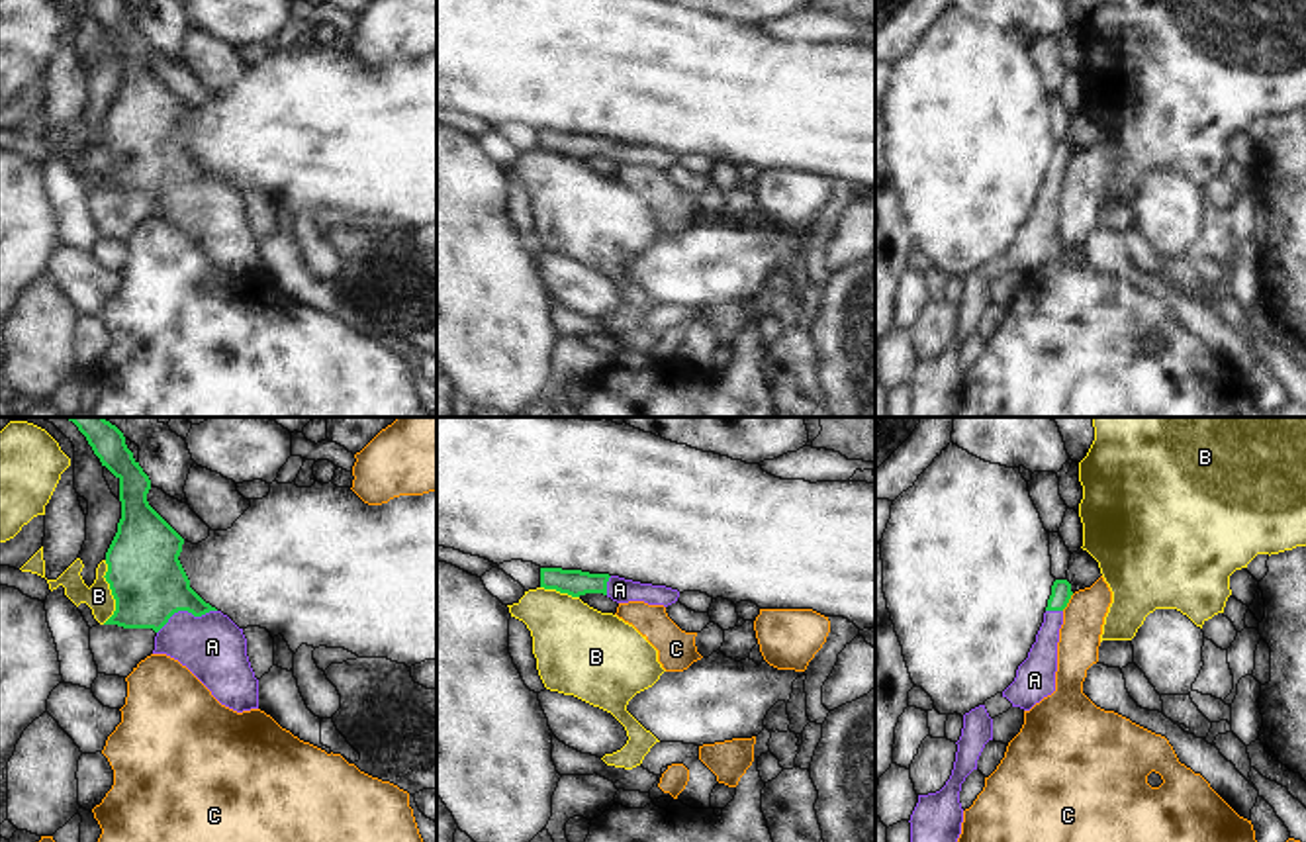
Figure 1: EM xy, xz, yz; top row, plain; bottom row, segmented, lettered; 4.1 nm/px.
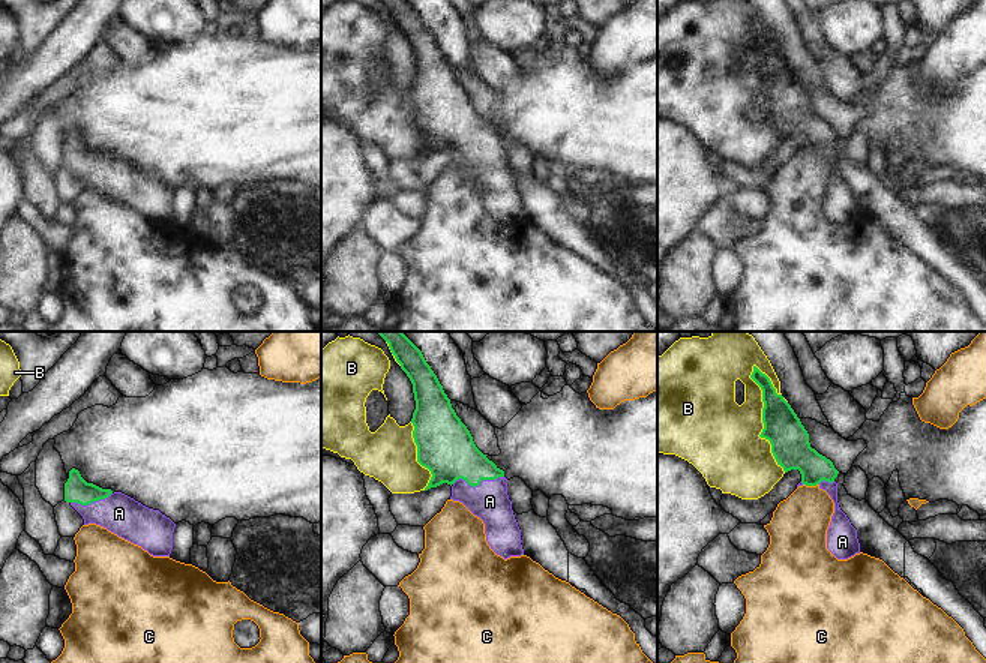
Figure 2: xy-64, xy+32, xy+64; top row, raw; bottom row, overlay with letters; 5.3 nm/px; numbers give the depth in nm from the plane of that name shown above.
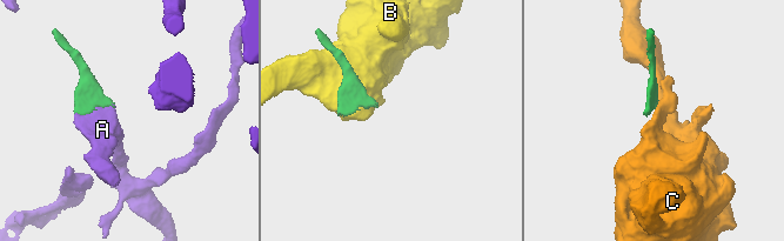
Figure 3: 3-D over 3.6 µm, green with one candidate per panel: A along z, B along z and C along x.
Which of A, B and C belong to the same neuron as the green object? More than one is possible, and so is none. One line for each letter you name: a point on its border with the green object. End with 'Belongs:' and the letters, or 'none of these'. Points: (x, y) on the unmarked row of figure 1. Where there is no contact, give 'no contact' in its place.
A: contact xy (185, 171)
Belongs: A

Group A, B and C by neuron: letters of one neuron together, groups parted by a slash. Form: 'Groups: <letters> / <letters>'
Groups: A / B / C.

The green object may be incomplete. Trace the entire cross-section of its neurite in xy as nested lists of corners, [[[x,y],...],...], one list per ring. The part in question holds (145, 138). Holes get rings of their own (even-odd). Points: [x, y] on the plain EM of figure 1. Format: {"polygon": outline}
{"polygon": [[[125,0],[86,2],[119,41],[121,80],[104,137],[116,172],[104,186],[153,190],[153,215],[178,221],[221,266],[237,274],[258,270],[243,190],[190,149],[178,121],[184,100],[149,67],[151,41]]]}

